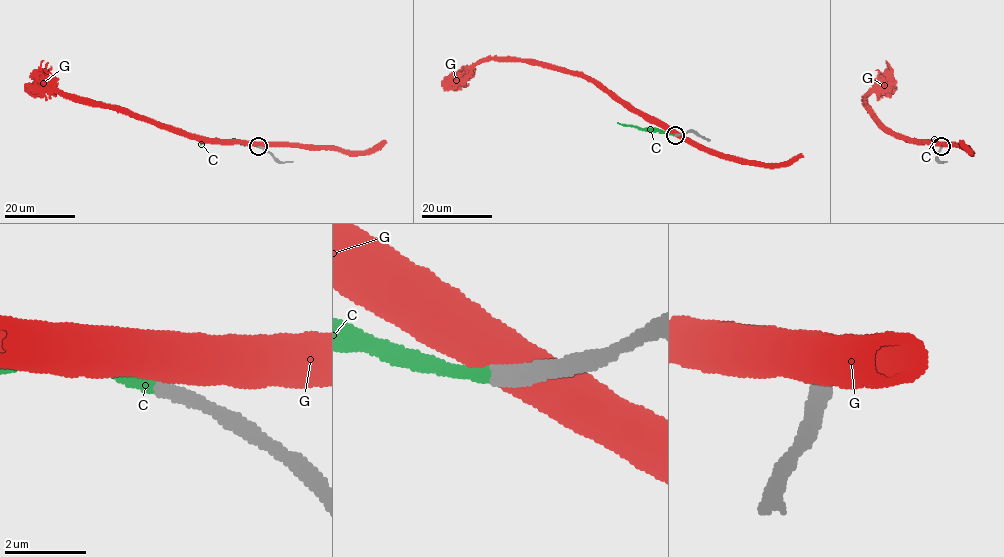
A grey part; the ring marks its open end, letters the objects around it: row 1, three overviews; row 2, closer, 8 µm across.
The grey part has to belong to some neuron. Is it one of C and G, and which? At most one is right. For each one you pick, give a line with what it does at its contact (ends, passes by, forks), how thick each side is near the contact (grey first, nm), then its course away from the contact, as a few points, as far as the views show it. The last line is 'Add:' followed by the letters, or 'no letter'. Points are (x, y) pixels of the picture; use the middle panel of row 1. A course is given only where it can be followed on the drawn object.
C: it ends | 380/360 nm | via (675, 135), (617, 122)
Add: C

